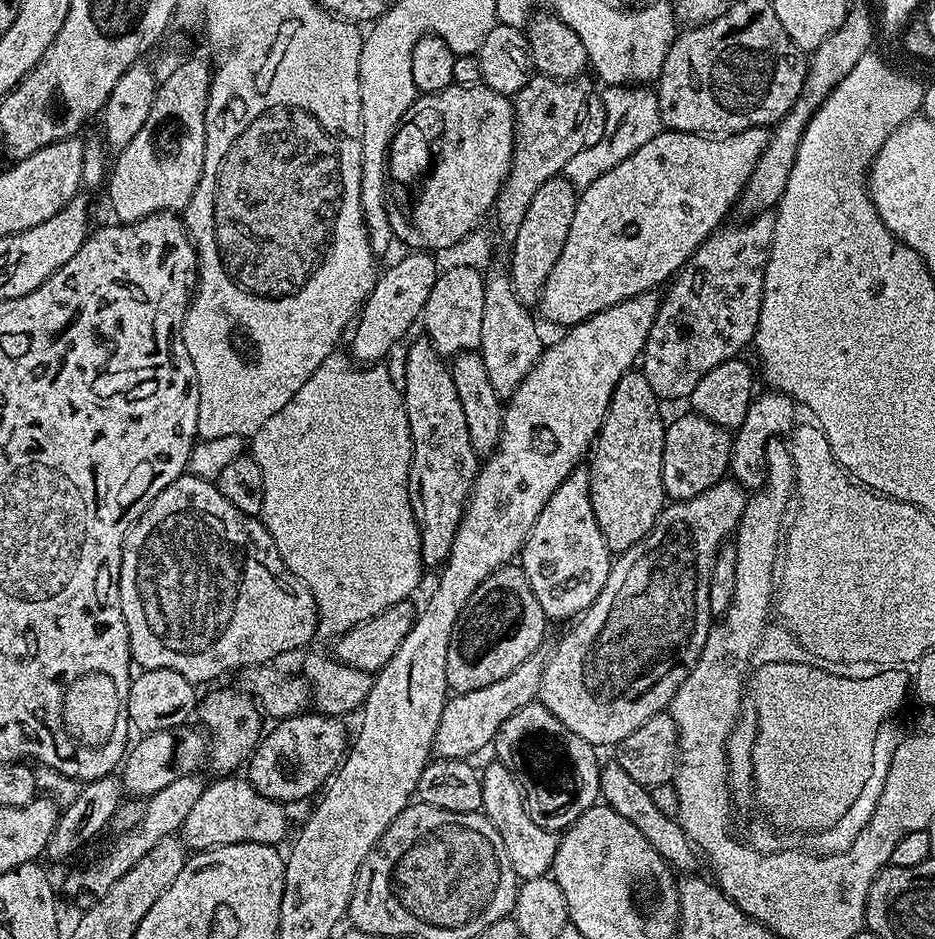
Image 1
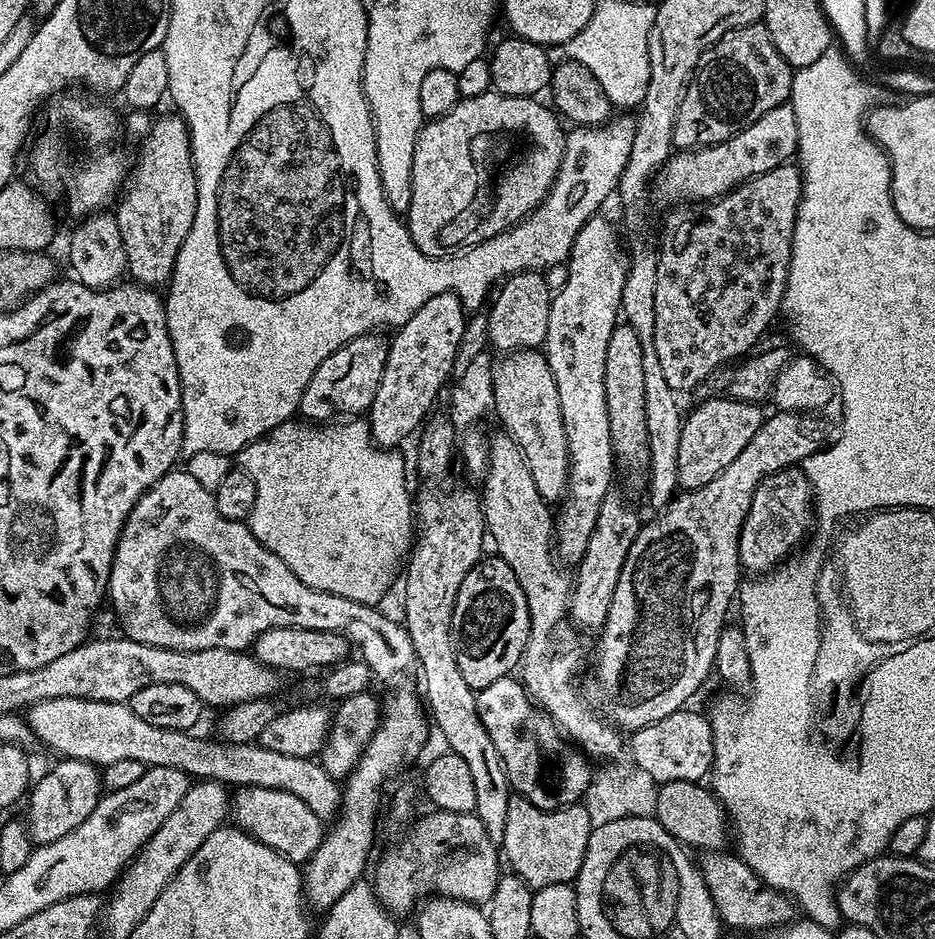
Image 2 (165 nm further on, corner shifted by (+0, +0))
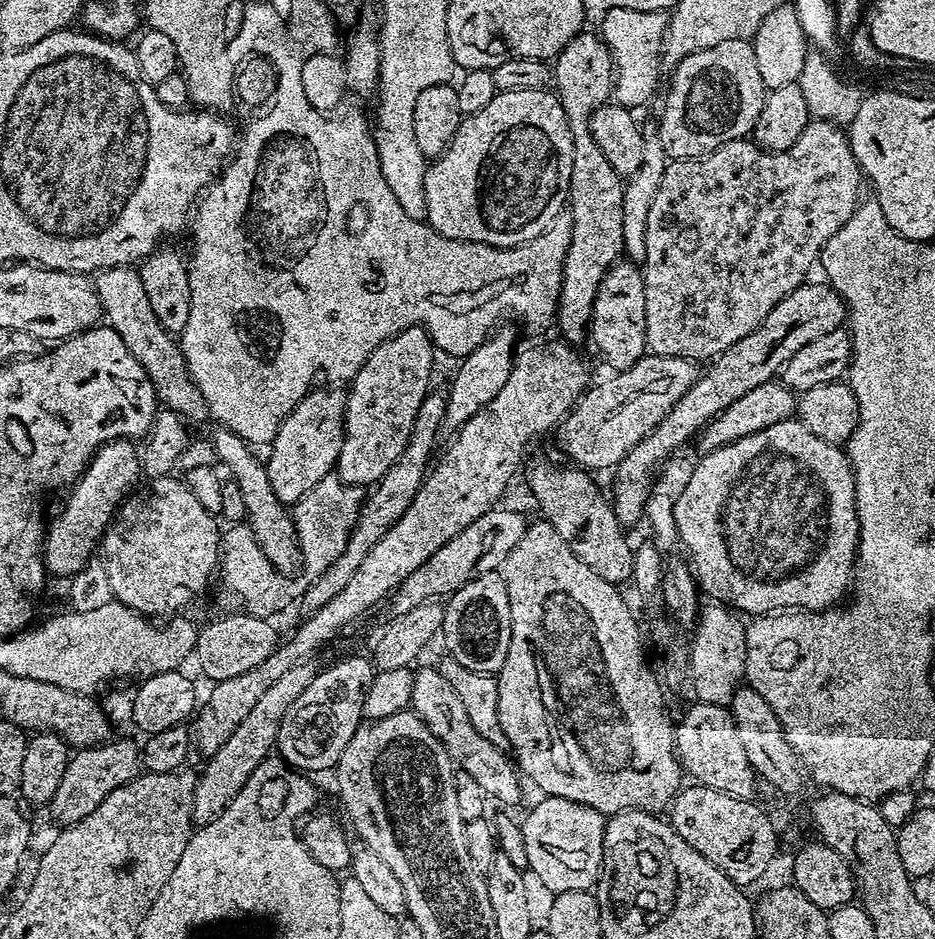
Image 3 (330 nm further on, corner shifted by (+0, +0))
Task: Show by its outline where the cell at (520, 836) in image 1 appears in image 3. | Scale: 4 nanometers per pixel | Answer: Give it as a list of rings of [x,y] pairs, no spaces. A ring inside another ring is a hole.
[[[544,796],[522,820],[522,838],[526,838],[526,855],[529,858],[527,871],[536,875],[536,880],[548,894],[578,890],[586,892],[595,889],[602,870],[604,857],[604,826],[606,818],[598,810],[570,802],[566,798]]]

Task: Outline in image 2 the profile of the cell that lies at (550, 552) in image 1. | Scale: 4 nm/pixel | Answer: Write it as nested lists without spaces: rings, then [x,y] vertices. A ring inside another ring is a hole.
[[[597,214],[589,218],[584,223],[582,230],[578,230],[578,238],[574,238],[572,253],[568,255],[566,269],[568,273],[564,276],[564,285],[555,289],[552,305],[550,306],[550,326],[546,326],[546,338],[542,345],[542,351],[548,358],[548,365],[554,374],[554,382],[558,386],[558,402],[562,402],[562,426],[566,426],[566,446],[568,447],[568,491],[564,494],[564,499],[559,501],[558,511],[554,516],[554,552],[561,561],[569,560],[572,566],[579,565],[580,560],[586,554],[586,544],[590,542],[590,534],[594,534],[594,526],[598,522],[598,510],[602,506],[604,497],[608,495],[612,484],[612,471],[618,468],[616,454],[610,438],[610,418],[606,410],[606,345],[610,342],[610,334],[614,334],[618,321],[621,319],[620,303],[622,302],[622,286],[628,277],[628,259],[626,248],[620,245],[620,236],[616,233],[616,228],[604,217],[604,214]]]

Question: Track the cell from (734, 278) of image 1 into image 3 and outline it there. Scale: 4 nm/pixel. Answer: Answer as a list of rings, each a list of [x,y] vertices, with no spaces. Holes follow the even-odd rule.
[[[815,118],[809,119],[806,130],[802,130],[802,138],[798,138],[798,142],[794,142],[794,146],[790,146],[784,152],[767,152],[759,144],[745,138],[726,142],[723,146],[714,149],[713,152],[708,153],[706,156],[697,156],[695,160],[672,160],[670,163],[667,163],[662,176],[662,186],[658,188],[658,194],[654,198],[653,205],[650,206],[650,218],[646,222],[646,258],[642,266],[644,289],[646,290],[646,338],[648,339],[651,355],[673,356],[674,358],[682,358],[693,362],[701,362],[700,360],[711,362],[726,350],[730,350],[730,346],[734,346],[734,342],[742,342],[742,338],[746,338],[746,334],[753,332],[766,318],[766,314],[770,314],[770,310],[774,310],[774,306],[778,306],[778,302],[782,302],[782,298],[786,298],[786,294],[790,294],[798,285],[805,283],[809,279],[808,271],[811,270],[812,264],[814,268],[814,265],[819,261],[820,252],[826,246],[826,242],[830,242],[830,238],[834,238],[834,234],[838,234],[838,230],[842,230],[842,226],[846,226],[846,222],[850,222],[850,218],[856,213],[857,206],[862,203],[860,180],[862,184],[862,173],[852,153],[847,131],[841,125],[834,124],[830,120],[817,120]]]

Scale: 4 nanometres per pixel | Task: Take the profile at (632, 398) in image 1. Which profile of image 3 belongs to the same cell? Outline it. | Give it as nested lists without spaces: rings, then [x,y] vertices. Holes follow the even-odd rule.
[[[621,258],[608,271],[596,295],[590,340],[596,343],[597,350],[604,355],[604,360],[612,367],[613,373],[625,372],[649,351],[646,338],[646,290],[641,265]]]

